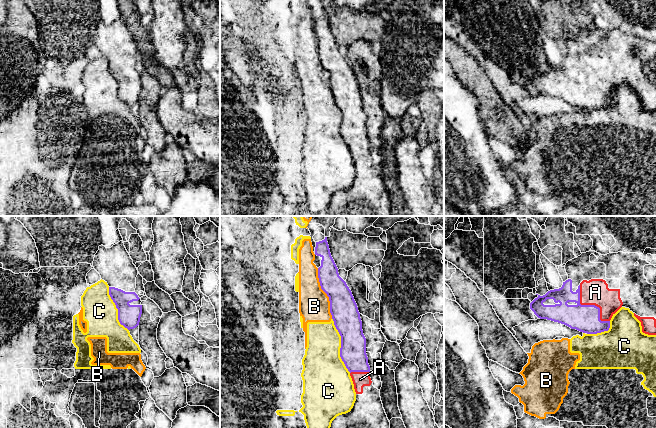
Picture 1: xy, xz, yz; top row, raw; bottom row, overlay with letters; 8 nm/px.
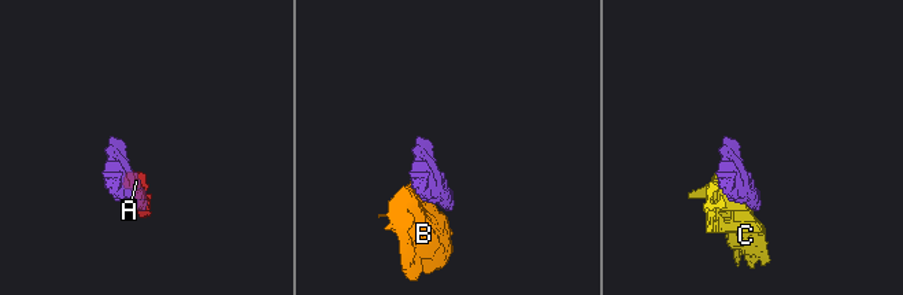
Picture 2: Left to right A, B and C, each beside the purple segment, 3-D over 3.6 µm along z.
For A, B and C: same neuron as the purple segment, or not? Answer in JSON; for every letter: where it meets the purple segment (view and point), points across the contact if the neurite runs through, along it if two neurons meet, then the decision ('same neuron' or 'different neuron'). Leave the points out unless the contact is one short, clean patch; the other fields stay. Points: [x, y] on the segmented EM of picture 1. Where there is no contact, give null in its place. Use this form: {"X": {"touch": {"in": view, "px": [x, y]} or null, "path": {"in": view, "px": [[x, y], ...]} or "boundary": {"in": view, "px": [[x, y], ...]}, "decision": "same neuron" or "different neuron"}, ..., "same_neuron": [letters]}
{"A": {"touch": {"in": "yz", "px": [591, 305]}, "decision": "same neuron"}, "B": {"touch": {"in": "xz", "px": [325, 292]}, "decision": "different neuron"}, "C": {"touch": {"in": "xz", "px": [341, 345]}, "decision": "different neuron"}, "same_neuron": ["A"]}

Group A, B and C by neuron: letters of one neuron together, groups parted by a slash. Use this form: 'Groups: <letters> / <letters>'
Groups: A / B C

